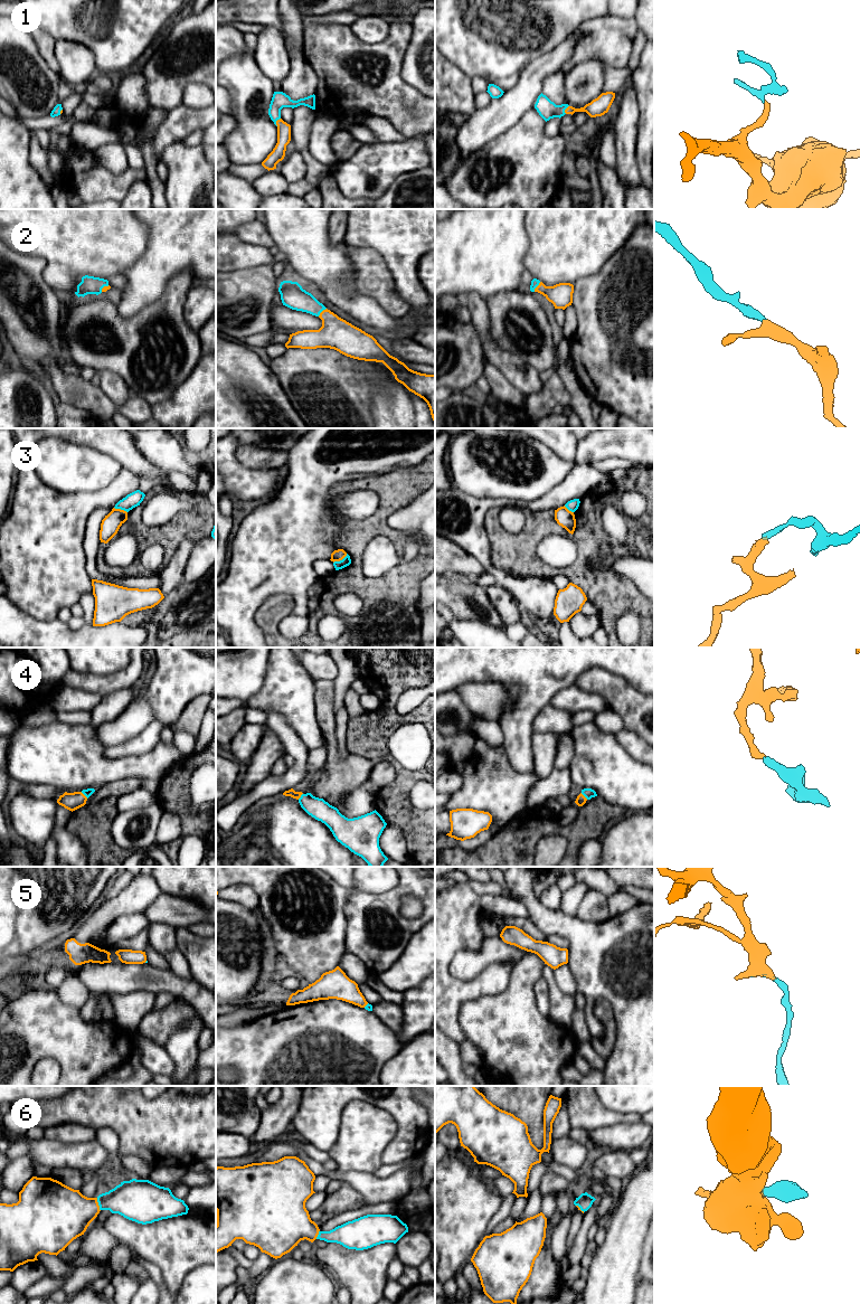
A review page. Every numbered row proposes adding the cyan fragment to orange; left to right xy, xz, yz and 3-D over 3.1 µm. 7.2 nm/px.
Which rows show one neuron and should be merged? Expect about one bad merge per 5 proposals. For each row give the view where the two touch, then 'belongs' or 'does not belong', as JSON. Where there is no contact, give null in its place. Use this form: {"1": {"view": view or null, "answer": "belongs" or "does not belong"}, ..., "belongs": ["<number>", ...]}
{"1": {"view": "xz", "answer": "belongs"}, "2": {"view": "yz", "answer": "belongs"}, "3": {"view": "xz", "answer": "does not belong"}, "4": {"view": "xy", "answer": "belongs"}, "5": {"view": "xz", "answer": "belongs"}, "6": {"view": "xy", "answer": "belongs"}, "belongs": ["1", "2", "4", "5", "6"]}

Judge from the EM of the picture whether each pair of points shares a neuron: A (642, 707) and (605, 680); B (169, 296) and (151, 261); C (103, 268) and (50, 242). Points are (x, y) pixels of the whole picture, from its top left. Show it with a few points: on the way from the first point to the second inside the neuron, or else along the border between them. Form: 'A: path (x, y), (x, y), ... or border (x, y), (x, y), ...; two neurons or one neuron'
A: path (633, 706), (614, 689); one neuron
B: border (186, 271), (178, 272), (162, 294), (147, 305); two neurons
C: path (90, 255), (76, 242), (64, 242); one neuron

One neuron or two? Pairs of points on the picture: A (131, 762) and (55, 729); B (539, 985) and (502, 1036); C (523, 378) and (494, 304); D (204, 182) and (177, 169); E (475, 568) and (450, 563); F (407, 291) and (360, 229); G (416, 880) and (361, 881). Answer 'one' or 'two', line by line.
A: one
B: two
C: two
D: one
E: one
F: one
G: two

